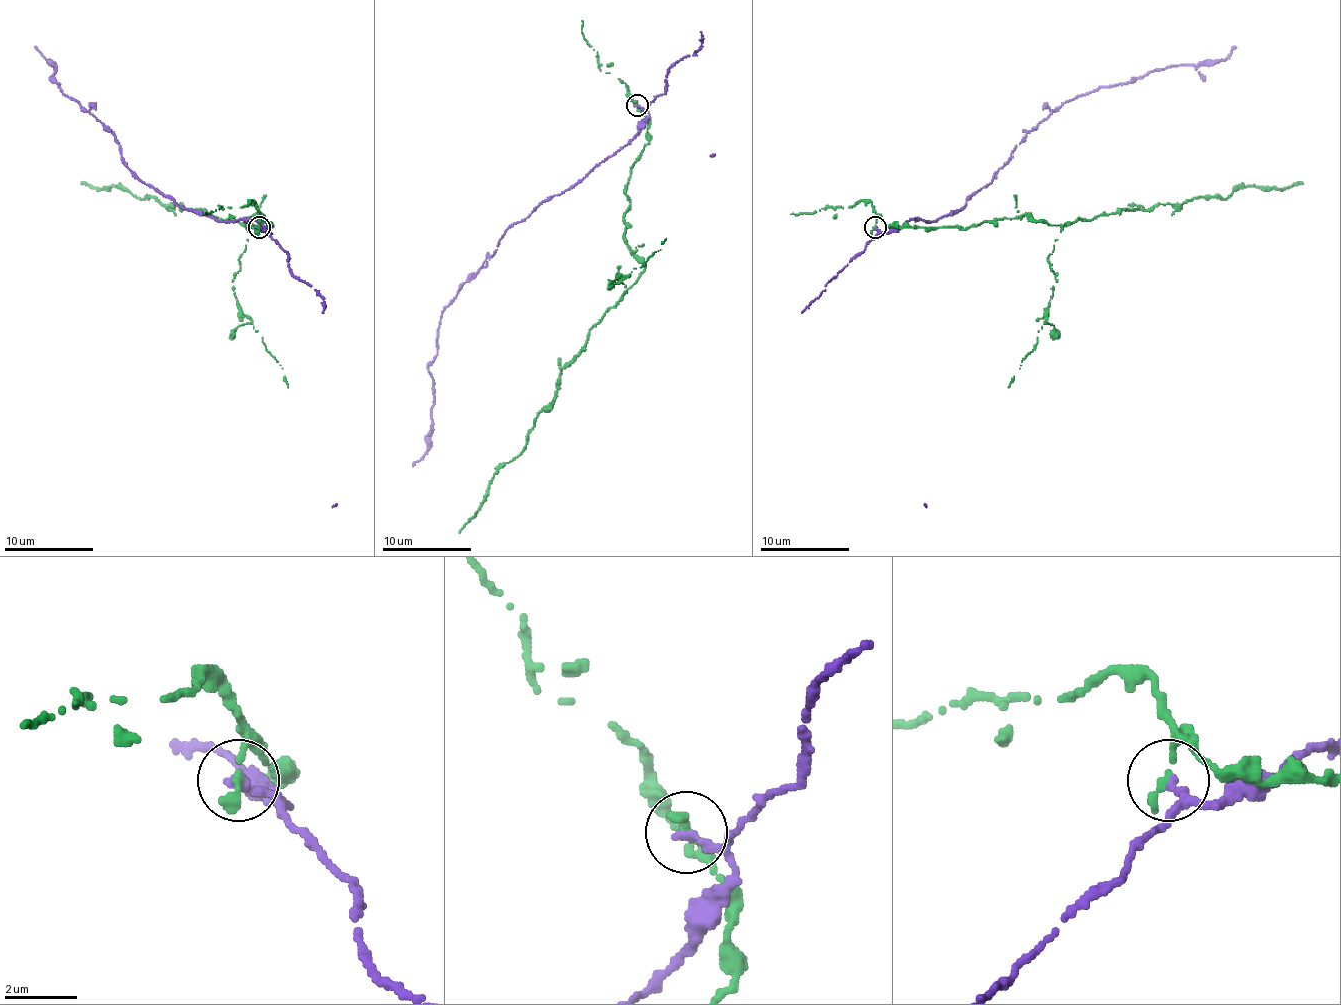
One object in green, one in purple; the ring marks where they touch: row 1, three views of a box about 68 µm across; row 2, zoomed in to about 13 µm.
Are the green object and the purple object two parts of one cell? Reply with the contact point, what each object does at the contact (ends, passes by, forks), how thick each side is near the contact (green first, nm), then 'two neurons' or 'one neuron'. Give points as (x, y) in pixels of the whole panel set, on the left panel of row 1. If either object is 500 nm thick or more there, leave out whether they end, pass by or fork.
at (259, 227); green ends there; purple ends there; 320 nm thick on the green side, 320 nm on the other; two neurons

